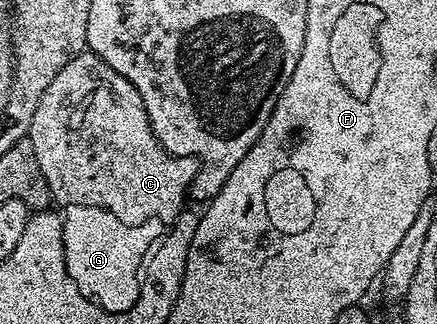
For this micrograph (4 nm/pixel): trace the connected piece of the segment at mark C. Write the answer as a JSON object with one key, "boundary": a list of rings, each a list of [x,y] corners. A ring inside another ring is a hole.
{"boundary":[[[84,50],[72,56],[71,61],[57,74],[57,78],[53,78],[53,82],[49,82],[45,94],[41,94],[41,102],[37,102],[37,110],[33,114],[33,122],[29,129],[29,139],[33,142],[33,150],[37,153],[37,166],[41,166],[41,174],[45,174],[45,182],[49,186],[52,201],[56,205],[97,206],[117,214],[121,218],[121,222],[126,224],[146,224],[160,222],[159,220],[174,221],[175,217],[184,211],[183,199],[185,201],[188,199],[191,183],[195,181],[195,173],[199,170],[199,162],[192,156],[171,156],[163,149],[161,142],[157,142],[149,118],[145,114],[141,94],[137,94],[135,87],[125,78],[121,78],[121,74],[117,74],[117,70],[113,70],[113,66],[109,66],[104,60],[97,58],[90,50]]]}

